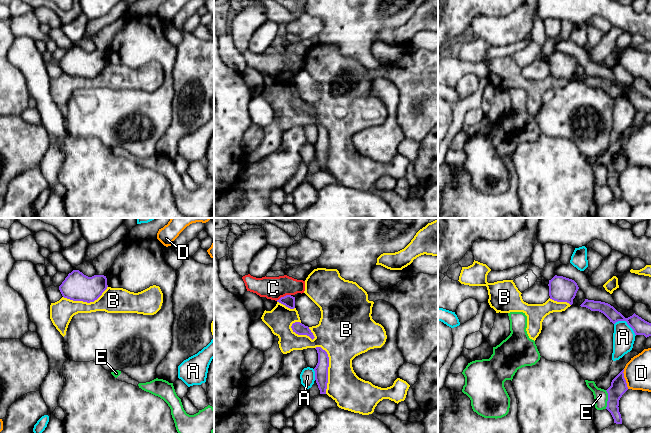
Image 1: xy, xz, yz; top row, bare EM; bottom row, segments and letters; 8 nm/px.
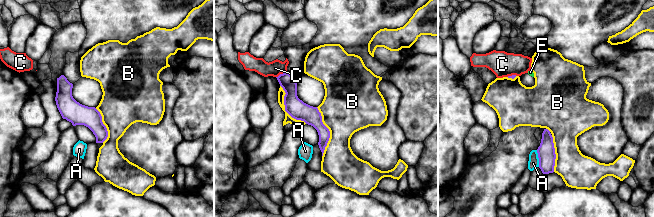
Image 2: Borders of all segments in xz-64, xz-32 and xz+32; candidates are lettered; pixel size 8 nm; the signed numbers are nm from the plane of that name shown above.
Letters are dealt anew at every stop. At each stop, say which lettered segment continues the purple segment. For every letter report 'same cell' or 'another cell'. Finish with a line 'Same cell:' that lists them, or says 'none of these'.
A: another cell
B: another cell
C: another cell
D: another cell
E: another cell
Same cell: none of these

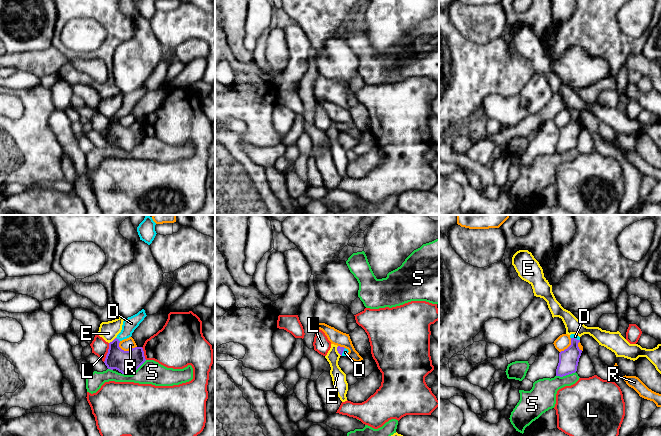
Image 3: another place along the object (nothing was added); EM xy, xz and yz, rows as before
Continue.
D: same cell
E: another cell
L: another cell
R: another cell
S: another cell
Same cell: D

